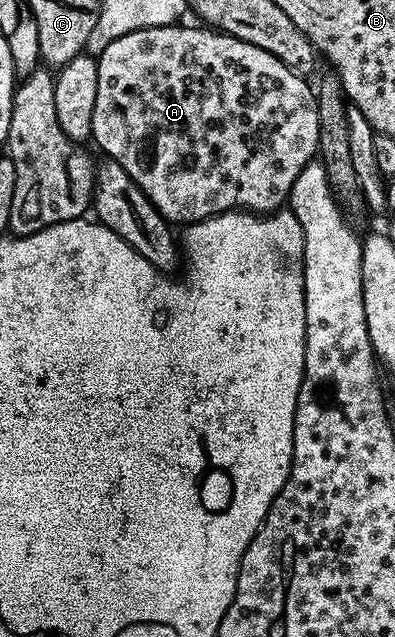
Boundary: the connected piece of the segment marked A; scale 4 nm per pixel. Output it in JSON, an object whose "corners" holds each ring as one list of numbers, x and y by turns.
{"corners":[[143,27,110,41,106,49,98,52,96,59,98,97,94,100,92,139,105,151,103,154,107,158,122,165,122,169,130,173,142,193,156,206,156,212,172,225,200,225,215,216,235,212,235,207,249,207,252,211,276,211,280,206,283,208,288,202,288,194,298,173,302,173,302,169,306,169,306,165,317,158,320,150,316,91,308,88,309,80,286,69,286,65,282,65,282,61,274,57,274,53,266,53,266,49,258,49,258,45,250,45,216,29,200,27]]}

